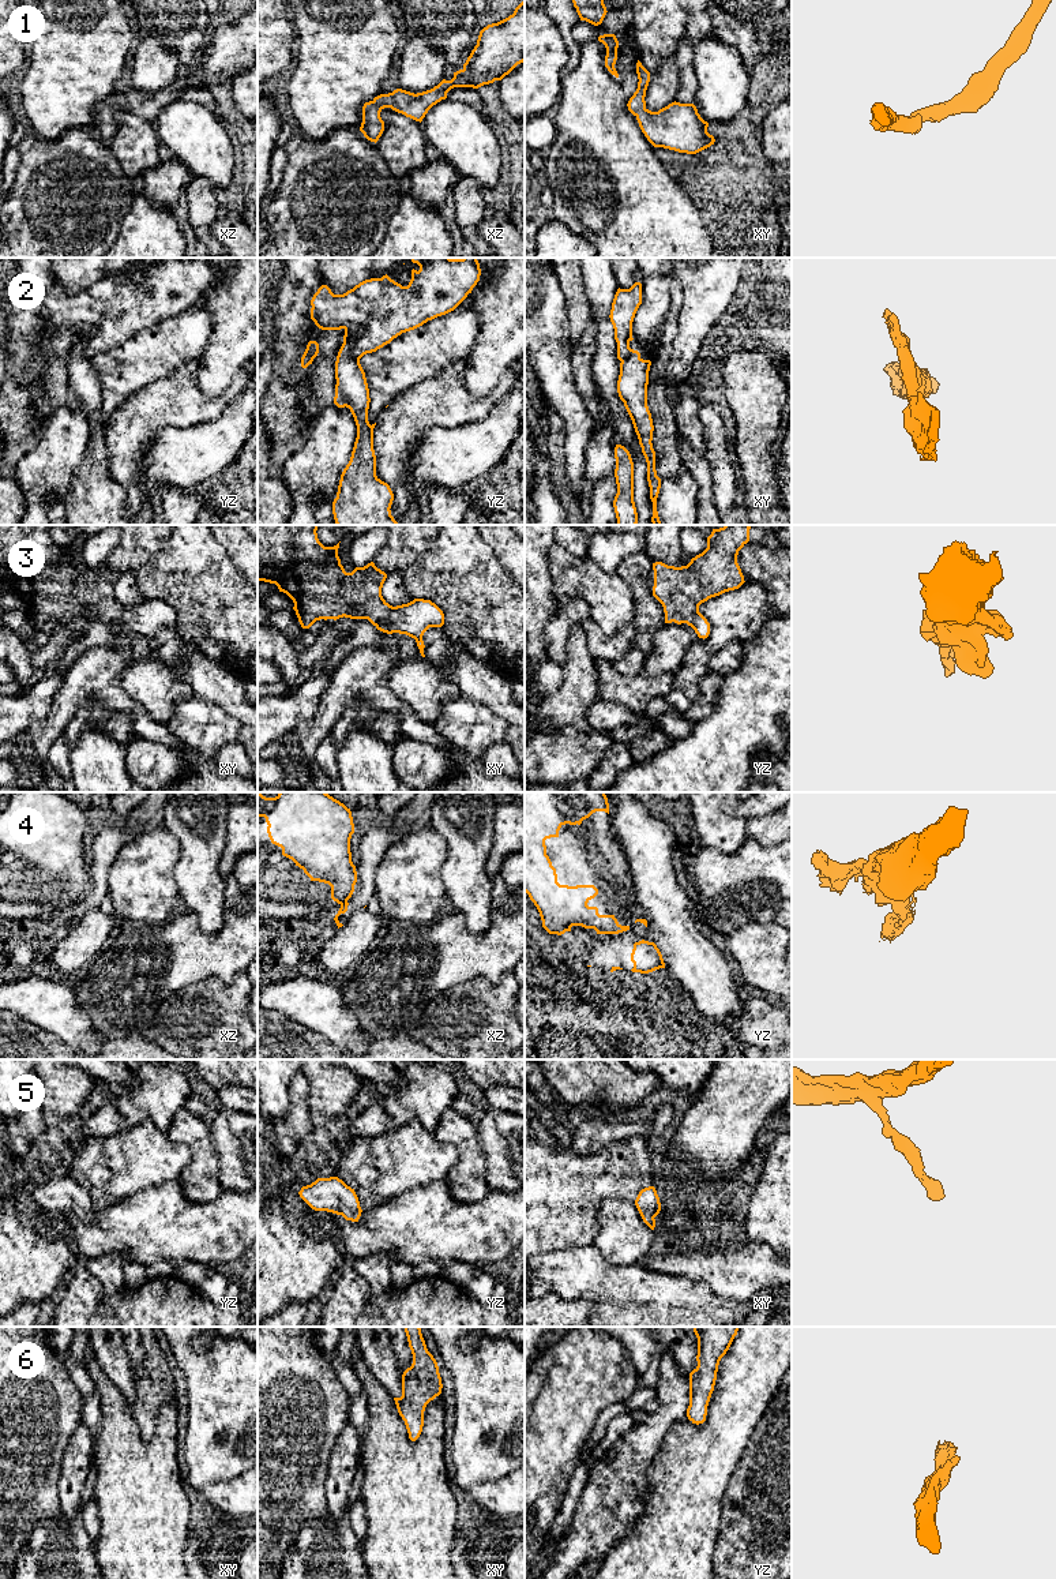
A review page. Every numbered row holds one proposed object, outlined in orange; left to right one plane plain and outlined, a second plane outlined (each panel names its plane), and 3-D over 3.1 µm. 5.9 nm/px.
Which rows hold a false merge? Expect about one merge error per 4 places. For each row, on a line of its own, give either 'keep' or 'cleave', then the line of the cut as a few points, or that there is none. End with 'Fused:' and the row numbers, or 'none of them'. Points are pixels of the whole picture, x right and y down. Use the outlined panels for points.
1: keep; no cut
2: cleave; cut in yz along (344, 341), (349, 342), (350, 351), (359, 359)
3: keep; no cut
4: cleave; cut in xz along (346, 900), (341, 904)
5: keep; no cut
6: keep; no cut
Fused: 2, 4

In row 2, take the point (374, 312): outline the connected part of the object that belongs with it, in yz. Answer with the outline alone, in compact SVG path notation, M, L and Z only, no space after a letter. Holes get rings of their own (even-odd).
M410 258L420 270L411 270L411 280L407 286L391 280L387 274L382 278L371 278L360 282L343 295L334 295L327 285L322 285L311 300L311 319L322 330L345 330L343 342L350 342L350 350L361 359L367 353L376 352L390 344L402 333L414 330L428 320L454 311L471 293L480 281L481 269L477 258Z

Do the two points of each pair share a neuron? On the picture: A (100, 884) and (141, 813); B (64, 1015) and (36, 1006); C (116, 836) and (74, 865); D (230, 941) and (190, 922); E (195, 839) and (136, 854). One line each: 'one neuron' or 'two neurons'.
A: one neuron
B: one neuron
C: two neurons
D: one neuron
E: two neurons

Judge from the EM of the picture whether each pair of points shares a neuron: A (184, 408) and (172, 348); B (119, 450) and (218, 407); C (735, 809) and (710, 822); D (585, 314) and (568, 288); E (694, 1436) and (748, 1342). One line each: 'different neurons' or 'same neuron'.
A: different neurons
B: same neuron
C: different neurons
D: same neuron
E: same neuron

